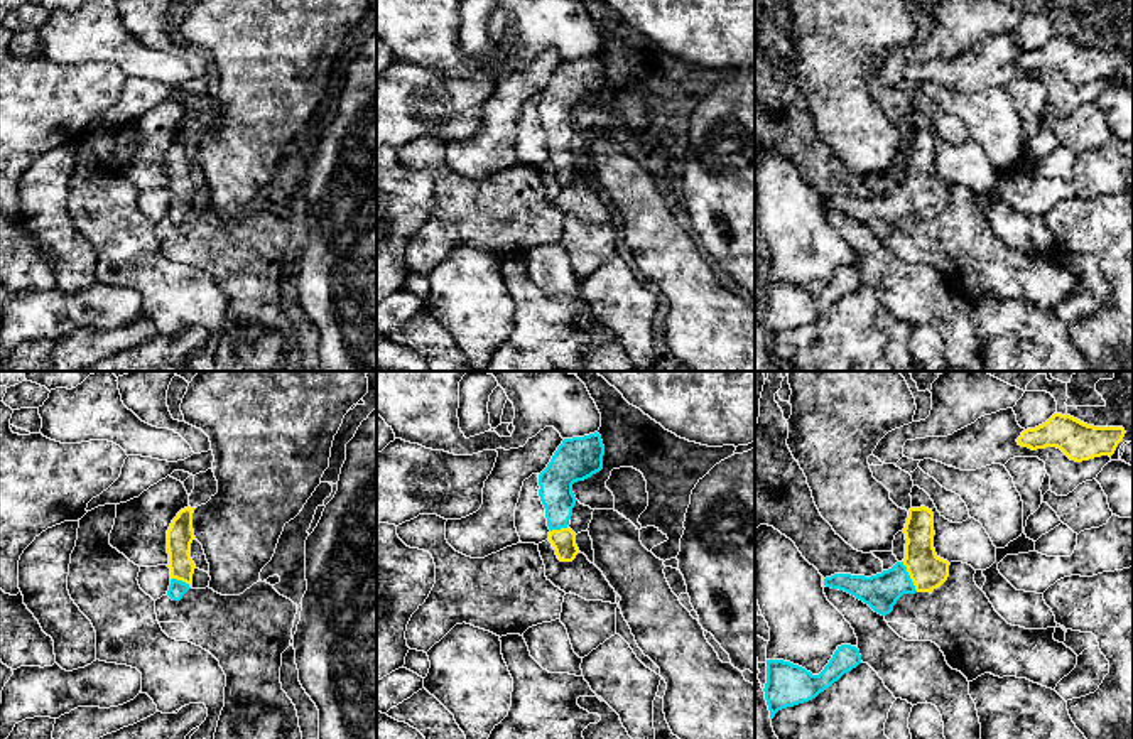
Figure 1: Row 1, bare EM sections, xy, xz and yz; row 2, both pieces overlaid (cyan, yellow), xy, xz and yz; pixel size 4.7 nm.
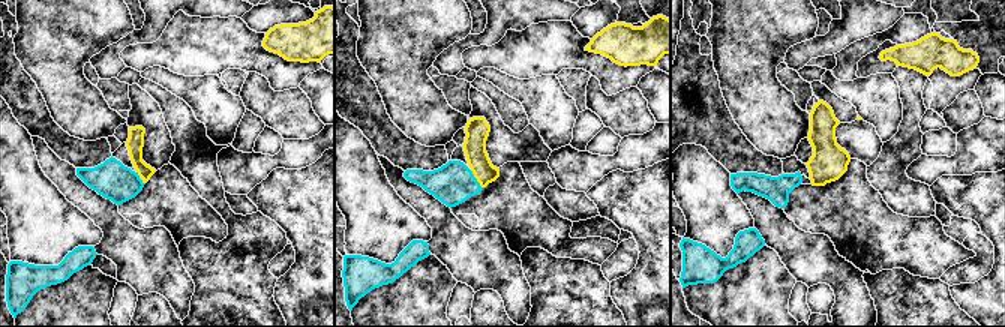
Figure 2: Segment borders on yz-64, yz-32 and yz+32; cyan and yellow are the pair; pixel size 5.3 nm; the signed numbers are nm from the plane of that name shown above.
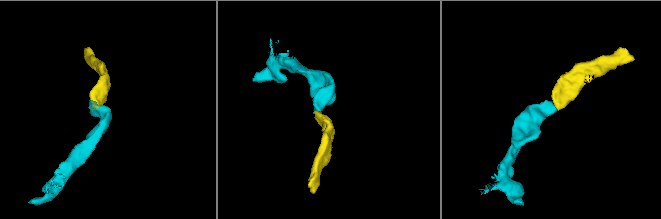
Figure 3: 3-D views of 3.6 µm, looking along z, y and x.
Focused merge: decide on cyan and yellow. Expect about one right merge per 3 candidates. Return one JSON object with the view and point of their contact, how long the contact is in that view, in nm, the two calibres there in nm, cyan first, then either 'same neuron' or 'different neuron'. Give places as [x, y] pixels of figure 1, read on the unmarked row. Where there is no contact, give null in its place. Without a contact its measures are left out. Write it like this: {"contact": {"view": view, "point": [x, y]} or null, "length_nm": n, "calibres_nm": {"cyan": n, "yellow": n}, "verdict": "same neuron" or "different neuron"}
{"contact": {"view": "yz", "point": [909, 199]}, "length_nm": 160, "calibres_nm": {"cyan": 170, "yellow": 170}, "verdict": "same neuron"}

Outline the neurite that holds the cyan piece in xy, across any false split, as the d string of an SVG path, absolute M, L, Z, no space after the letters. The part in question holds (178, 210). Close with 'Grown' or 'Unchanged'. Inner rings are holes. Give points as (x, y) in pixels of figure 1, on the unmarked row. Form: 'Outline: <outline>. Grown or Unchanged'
Outline: M184 130L177 135L167 152L167 175L171 191L171 208L167 218L172 223L181 223L191 211L194 184L191 181L191 165L196 160L192 152L192 135L196 130Z. Grown

